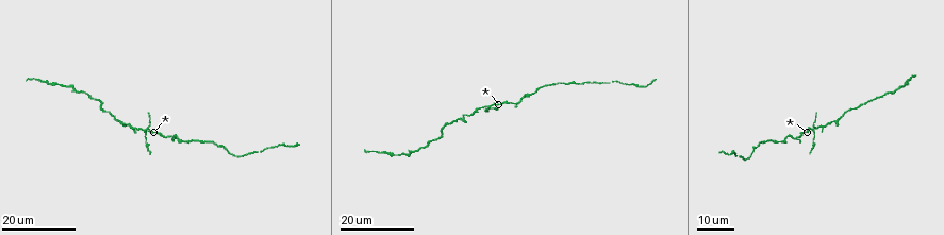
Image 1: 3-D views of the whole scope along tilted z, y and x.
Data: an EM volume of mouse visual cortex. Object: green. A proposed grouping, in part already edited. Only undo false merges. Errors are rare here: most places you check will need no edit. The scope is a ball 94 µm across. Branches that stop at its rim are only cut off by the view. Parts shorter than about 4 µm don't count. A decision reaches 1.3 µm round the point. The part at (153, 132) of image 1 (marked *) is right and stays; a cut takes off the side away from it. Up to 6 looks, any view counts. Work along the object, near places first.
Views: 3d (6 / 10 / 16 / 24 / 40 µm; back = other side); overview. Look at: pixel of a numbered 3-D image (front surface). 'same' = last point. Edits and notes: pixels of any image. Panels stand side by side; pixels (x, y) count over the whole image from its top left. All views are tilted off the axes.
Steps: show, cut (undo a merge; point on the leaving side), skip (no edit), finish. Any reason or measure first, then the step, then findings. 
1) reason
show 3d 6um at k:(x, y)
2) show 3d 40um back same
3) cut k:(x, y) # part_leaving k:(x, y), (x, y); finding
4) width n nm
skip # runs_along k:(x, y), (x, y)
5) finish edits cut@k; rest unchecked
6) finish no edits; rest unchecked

four arms meet
show 3d 16um at 1:(144, 132)

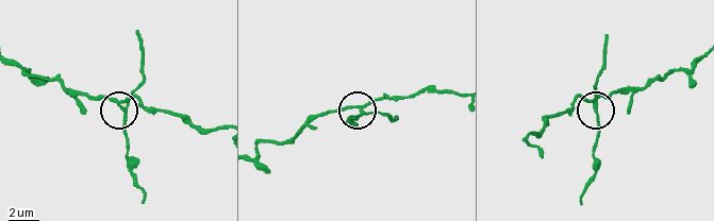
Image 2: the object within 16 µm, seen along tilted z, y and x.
closer look
show 3d 10um at 2:(120, 106)

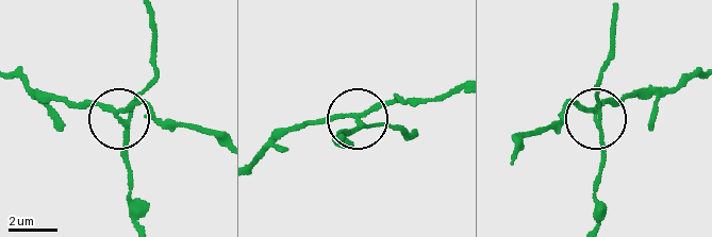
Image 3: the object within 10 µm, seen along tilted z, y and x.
cut 3:(127, 146) # part_leaving 3:(115, 115), (125, 135), (131, 215); two cells meet here

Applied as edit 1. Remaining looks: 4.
thick turns thin
show 3d 24um at 1:(120, 122)

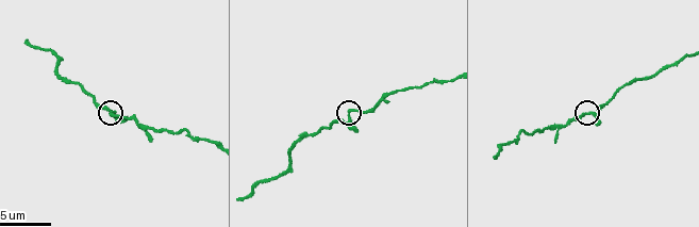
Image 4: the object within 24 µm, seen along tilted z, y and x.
zoom in
show 3d 6um at 4:(350, 113)

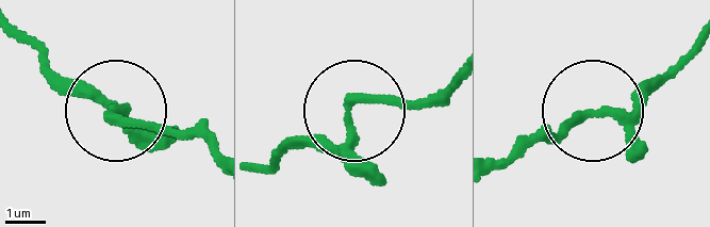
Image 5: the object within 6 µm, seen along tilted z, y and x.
skip # one cell here

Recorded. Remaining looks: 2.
show 3d 16um at 1:(518, 103)

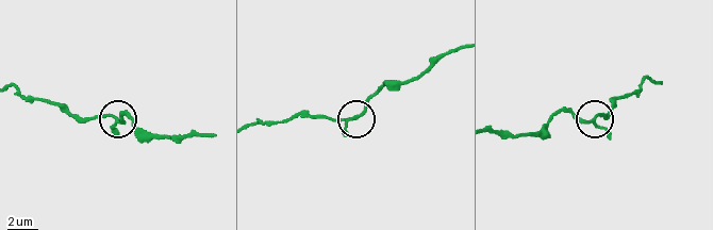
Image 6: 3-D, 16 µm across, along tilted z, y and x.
show 3d 10um at 6:(357, 117)

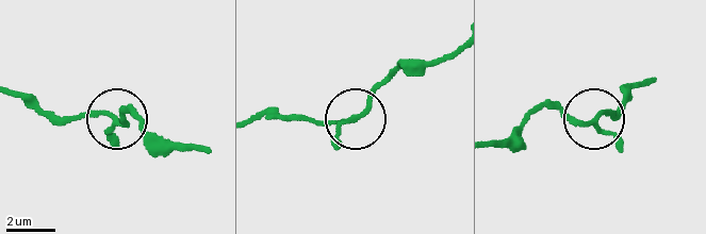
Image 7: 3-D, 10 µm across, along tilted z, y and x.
skip # runs_along 7:(16, 94), (65, 117), (108, 113), (122, 123), (137, 117); continuous, no second cell

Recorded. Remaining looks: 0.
finish edits cut@3; rest unchecked

